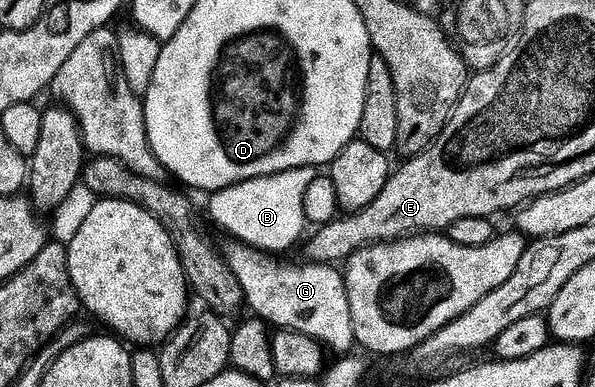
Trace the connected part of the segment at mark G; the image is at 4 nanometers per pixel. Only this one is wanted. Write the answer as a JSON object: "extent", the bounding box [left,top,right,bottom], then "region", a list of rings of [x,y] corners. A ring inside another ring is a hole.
{"extent":[223,242,355,354],"region":[[[240,242],[230,243],[230,248],[223,252],[223,257],[230,271],[233,272],[235,278],[239,280],[239,286],[242,287],[242,294],[244,296],[244,303],[249,306],[250,310],[253,312],[252,315],[256,319],[264,320],[266,324],[272,326],[277,330],[284,330],[286,332],[298,332],[299,334],[307,334],[311,338],[315,338],[319,341],[322,346],[326,349],[341,352],[337,354],[349,354],[354,351],[355,341],[353,338],[353,319],[351,318],[351,302],[347,298],[347,286],[345,285],[345,278],[340,267],[334,266],[332,264],[314,264],[312,262],[304,262],[305,264],[280,264],[280,259],[274,258],[270,253],[263,252],[259,248],[252,248],[249,244],[243,244]]]}

